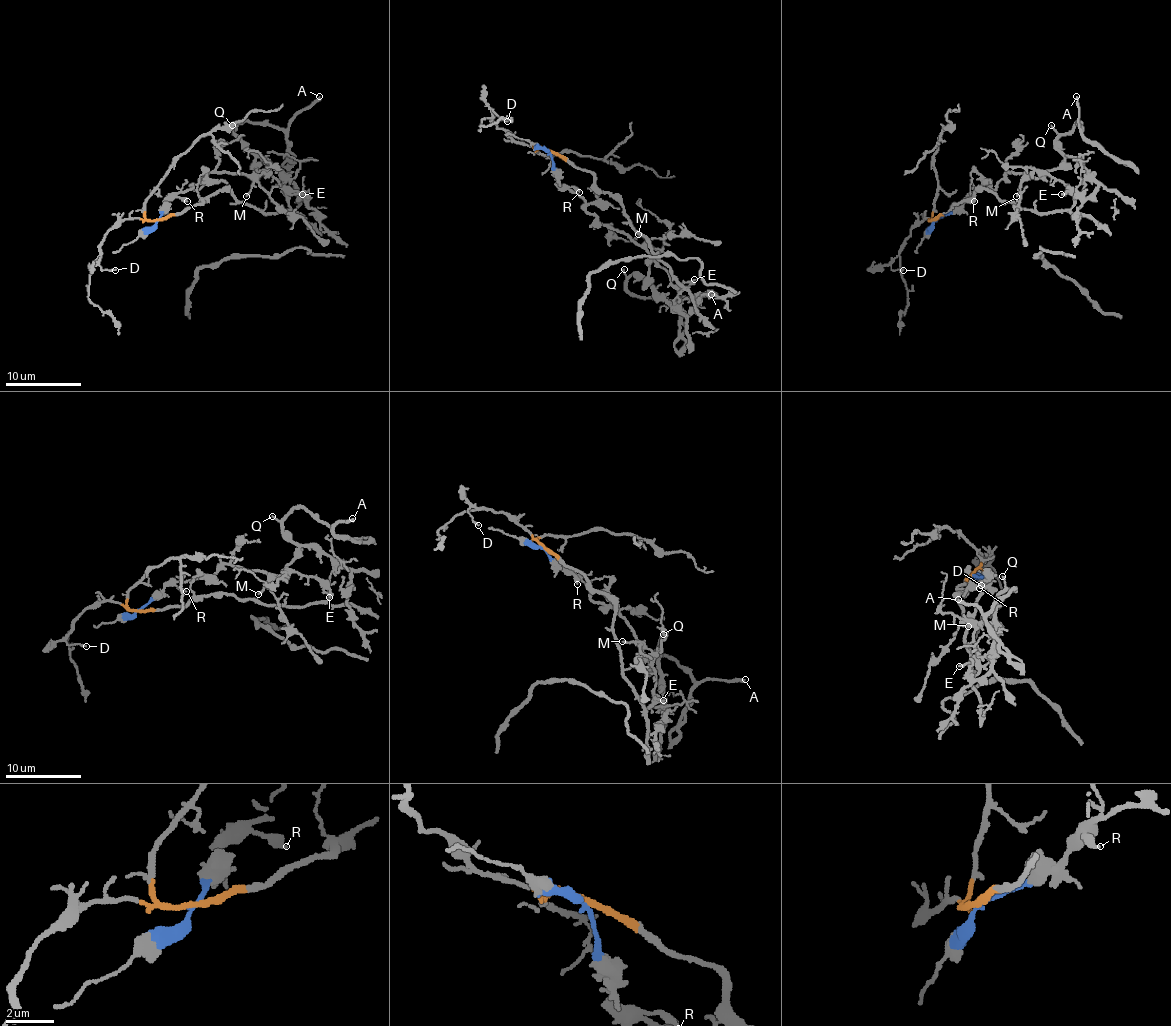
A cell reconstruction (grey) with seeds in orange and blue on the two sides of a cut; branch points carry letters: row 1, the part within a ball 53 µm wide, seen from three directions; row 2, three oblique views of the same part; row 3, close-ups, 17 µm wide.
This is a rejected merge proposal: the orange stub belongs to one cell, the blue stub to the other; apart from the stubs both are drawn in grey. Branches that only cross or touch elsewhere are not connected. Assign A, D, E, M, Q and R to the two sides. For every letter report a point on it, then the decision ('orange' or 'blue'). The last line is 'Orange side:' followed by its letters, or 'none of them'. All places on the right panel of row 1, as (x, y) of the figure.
A: place (1076, 96); blue
D: place (903, 270); orange
E: place (1061, 194); orange
M: place (1016, 196); blue
Q: place (1051, 125); blue
R: place (974, 201); blue
Orange side: D, E

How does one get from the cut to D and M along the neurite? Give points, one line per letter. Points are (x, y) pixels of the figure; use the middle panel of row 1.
D: (550, 152), (516, 142), (493, 122), (493, 108), (500, 120), (508, 122)
M: (550, 152), (552, 169), (557, 181), (580, 198), (603, 226), (622, 230), (641, 243), (645, 240), (637, 234)

